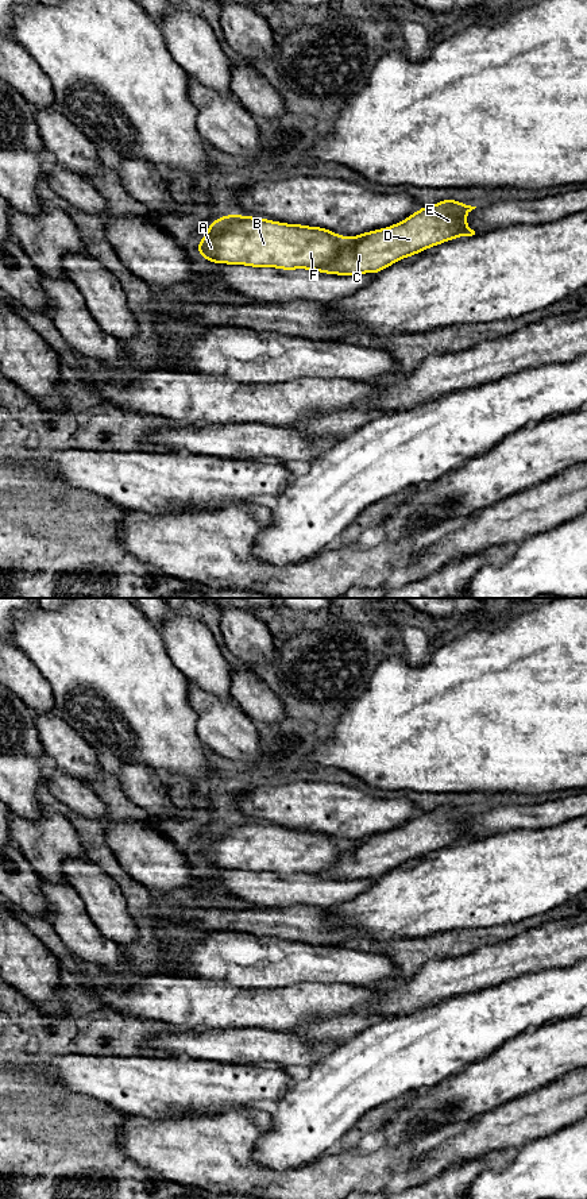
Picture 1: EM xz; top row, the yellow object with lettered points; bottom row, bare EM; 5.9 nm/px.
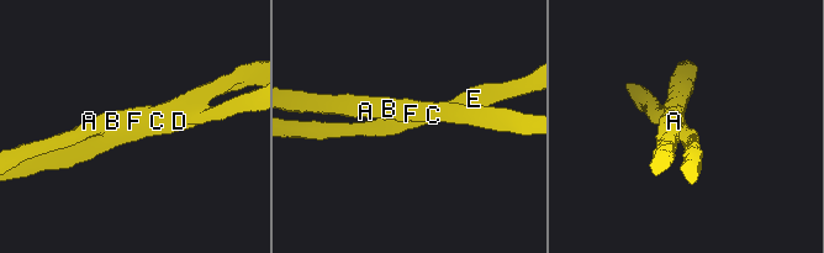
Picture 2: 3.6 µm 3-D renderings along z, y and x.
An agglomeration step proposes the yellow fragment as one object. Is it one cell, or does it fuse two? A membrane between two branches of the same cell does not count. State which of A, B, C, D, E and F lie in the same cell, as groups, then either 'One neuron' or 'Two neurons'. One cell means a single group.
Groups: A B F / C D E. Two neurons

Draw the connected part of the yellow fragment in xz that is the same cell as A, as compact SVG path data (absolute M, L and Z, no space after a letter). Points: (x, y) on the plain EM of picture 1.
M224 820L196 851L211 868L317 875L335 864L348 844L323 832Z

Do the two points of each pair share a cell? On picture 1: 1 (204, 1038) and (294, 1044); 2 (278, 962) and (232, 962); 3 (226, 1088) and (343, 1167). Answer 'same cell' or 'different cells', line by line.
1: same cell
2: same cell
3: different cells

